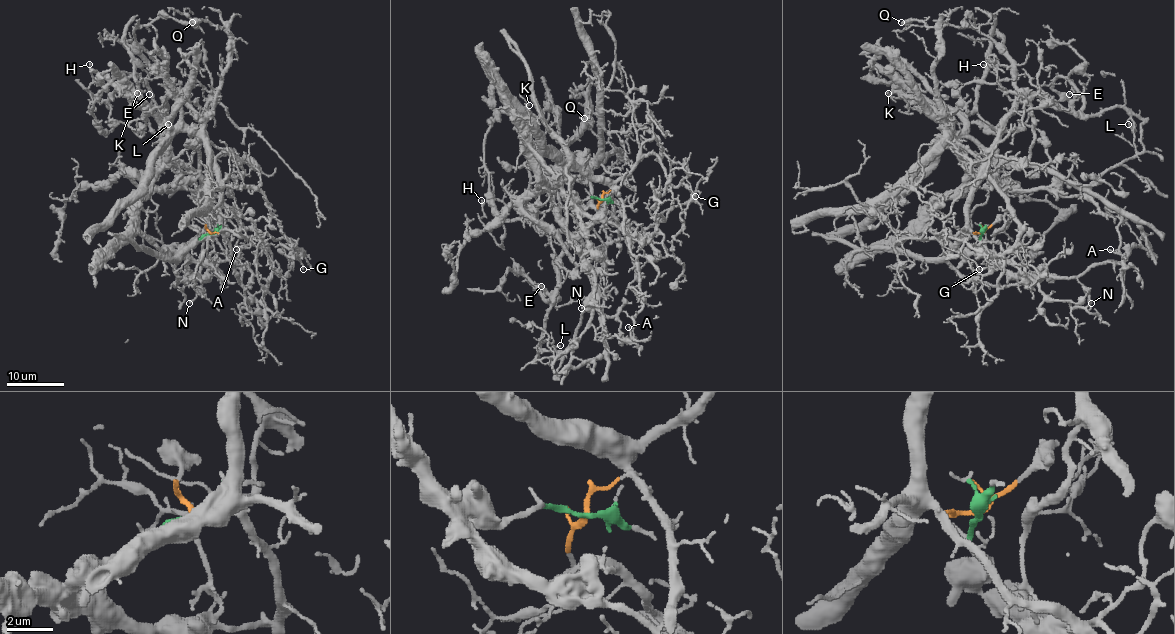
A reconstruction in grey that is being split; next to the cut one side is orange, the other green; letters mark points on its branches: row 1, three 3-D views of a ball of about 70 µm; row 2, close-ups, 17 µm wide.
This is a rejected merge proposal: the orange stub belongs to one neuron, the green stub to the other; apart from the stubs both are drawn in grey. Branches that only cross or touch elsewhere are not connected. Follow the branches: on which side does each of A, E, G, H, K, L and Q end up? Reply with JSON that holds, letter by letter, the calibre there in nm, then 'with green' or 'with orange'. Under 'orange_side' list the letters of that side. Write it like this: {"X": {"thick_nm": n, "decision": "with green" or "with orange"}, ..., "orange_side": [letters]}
{"A": {"thick_nm": 120, "decision": "with green"}, "E": {"thick_nm": 90, "decision": "with orange"}, "G": {"thick_nm": 130, "decision": "with orange"}, "H": {"thick_nm": 180, "decision": "with green"}, "K": {"thick_nm": 140, "decision": "with green"}, "L": {"thick_nm": 110, "decision": "with orange"}, "Q": {"thick_nm": 420, "decision": "with green"}, "orange_side": ["E", "G", "L"]}

